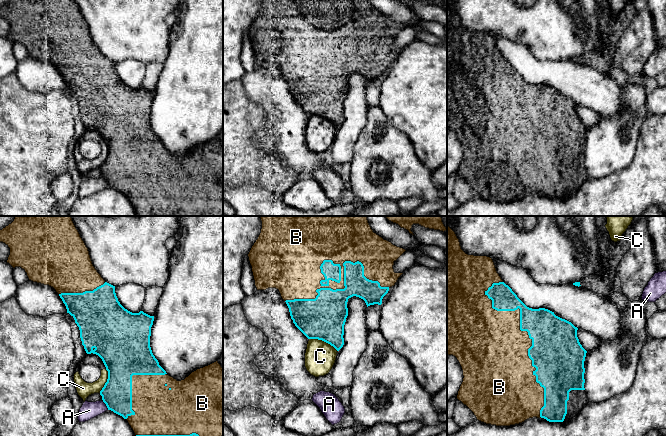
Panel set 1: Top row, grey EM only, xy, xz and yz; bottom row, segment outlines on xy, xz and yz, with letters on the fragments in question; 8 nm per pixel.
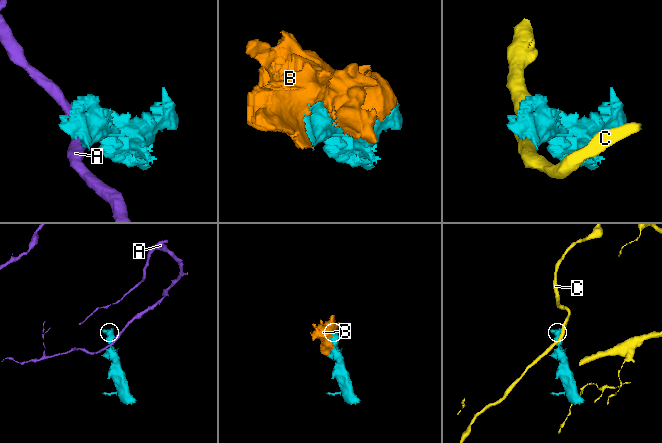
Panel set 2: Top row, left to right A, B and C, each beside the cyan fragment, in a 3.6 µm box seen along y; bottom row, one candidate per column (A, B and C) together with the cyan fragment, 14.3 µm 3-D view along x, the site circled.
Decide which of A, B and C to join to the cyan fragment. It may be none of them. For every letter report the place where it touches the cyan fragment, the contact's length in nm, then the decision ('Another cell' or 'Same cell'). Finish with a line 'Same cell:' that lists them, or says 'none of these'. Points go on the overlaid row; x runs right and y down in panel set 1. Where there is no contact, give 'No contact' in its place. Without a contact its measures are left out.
A: Touches cyan at xy (106, 405). Shared border 90 nm. Another cell
B: Touches cyan at xz (335, 281). Shared border 700 nm. Same cell
C: Touches cyan at xz (323, 340). Shared border 260 nm. Another cell
Same cell: B

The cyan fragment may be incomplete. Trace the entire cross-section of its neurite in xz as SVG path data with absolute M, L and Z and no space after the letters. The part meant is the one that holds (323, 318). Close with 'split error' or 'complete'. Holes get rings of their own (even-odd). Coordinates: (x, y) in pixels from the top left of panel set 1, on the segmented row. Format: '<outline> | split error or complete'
M260 216L261 233L248 257L257 290L276 288L286 302L295 326L308 338L322 340L337 351L344 345L348 299L356 296L368 306L382 304L389 288L403 273L395 273L394 262L406 251L384 240L371 229L367 216Z | split error

